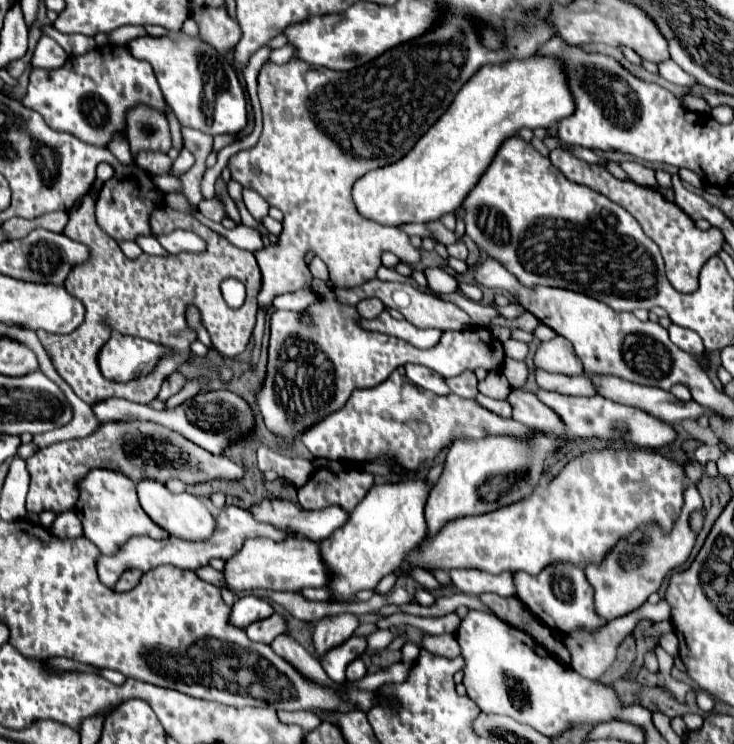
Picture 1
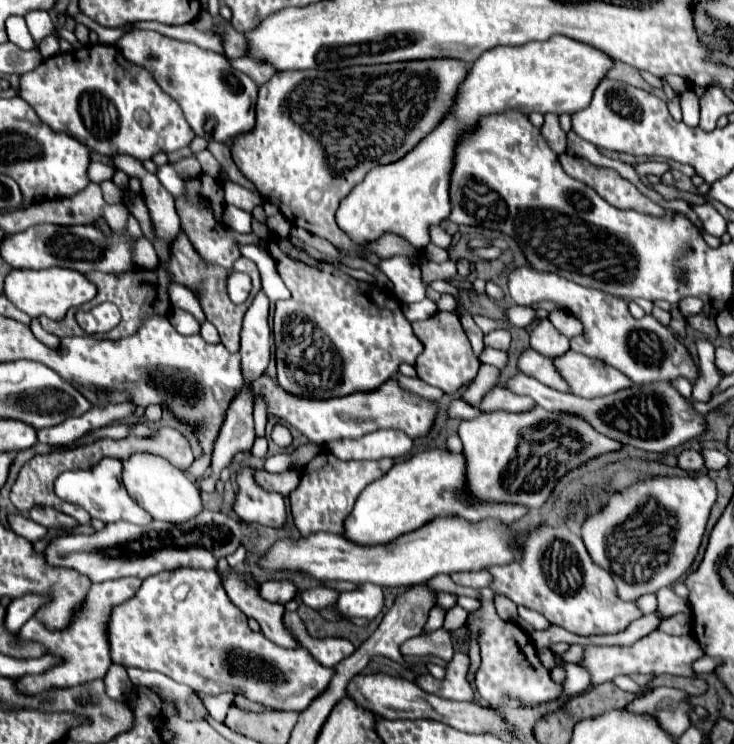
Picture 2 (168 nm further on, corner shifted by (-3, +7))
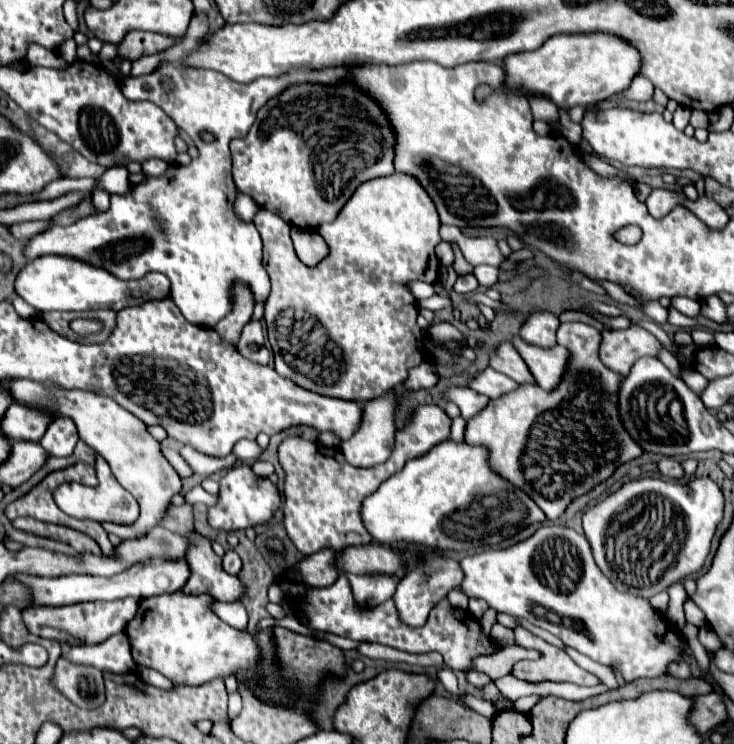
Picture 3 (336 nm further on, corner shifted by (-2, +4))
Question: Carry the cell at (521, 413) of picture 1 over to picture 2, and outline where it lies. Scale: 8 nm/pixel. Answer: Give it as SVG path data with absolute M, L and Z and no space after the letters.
M495 386L493 390L489 390L483 400L477 404L477 408L481 412L495 412L495 410L507 410L507 412L525 412L531 410L535 404L529 396L517 396L513 392L509 392L503 386Z

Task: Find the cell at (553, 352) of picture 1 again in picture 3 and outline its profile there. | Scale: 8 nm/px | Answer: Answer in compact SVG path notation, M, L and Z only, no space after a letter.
M534 313L520 329L520 337L536 347L556 347L556 329L560 321L552 313Z

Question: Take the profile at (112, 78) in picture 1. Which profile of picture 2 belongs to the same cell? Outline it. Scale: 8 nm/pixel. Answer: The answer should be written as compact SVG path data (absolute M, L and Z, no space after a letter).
M83 46L79 50L61 52L43 60L35 70L21 74L19 96L55 132L75 136L77 142L107 158L113 158L115 154L127 154L143 162L151 159L160 150L169 153L188 147L193 140L193 130L189 128L179 104L157 86L157 82L145 68L139 68L133 62L125 60L115 46Z

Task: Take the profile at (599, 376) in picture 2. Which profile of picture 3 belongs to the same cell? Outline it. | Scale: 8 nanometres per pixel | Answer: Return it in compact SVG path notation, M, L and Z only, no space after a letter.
M514 337L514 347L524 357L536 383L544 391L550 393L562 383L562 377L566 375L566 367L570 363L570 351L566 347L558 345L552 349L542 349L524 343L520 337Z

